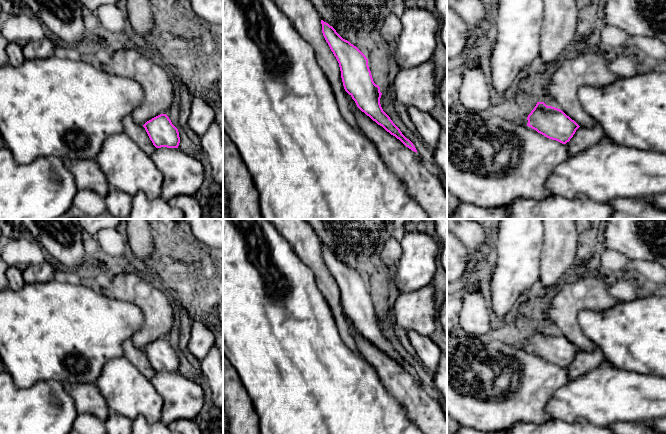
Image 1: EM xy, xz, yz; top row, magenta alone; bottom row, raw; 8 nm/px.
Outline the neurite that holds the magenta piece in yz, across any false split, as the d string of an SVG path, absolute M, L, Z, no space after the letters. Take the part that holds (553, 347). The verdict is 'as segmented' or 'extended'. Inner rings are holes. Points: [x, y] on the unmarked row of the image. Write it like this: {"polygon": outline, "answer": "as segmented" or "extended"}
{"polygon": "M537 326L527 341L527 350L545 361L566 368L580 351L562 334Z", "answer": "as segmented"}

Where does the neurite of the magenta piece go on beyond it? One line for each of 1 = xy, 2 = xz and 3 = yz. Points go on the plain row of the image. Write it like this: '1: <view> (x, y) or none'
1: none
2: none
3: none

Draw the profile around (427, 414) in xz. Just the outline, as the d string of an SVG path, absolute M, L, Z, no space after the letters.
M348 317L347 321L351 327L359 354L373 366L388 393L393 396L405 410L408 419L411 420L423 434L447 434L447 418L445 417L443 408L439 402L435 401L424 390L419 378L406 371L399 363L391 359L382 350L378 349L362 336Z

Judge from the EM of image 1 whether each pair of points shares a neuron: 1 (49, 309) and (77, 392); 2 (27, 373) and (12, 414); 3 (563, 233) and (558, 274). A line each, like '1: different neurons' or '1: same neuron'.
1: different neurons
2: different neurons
3: same neuron

